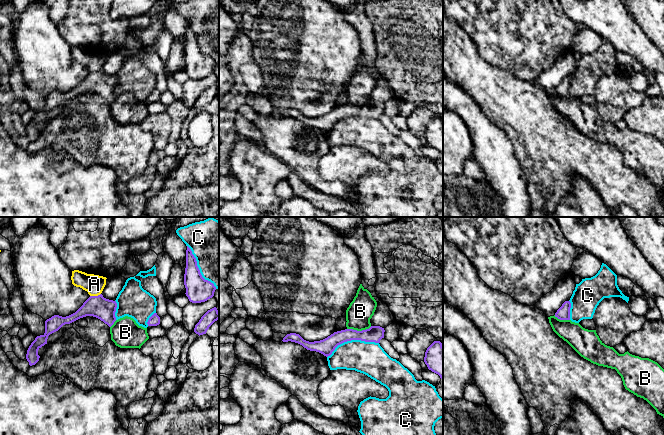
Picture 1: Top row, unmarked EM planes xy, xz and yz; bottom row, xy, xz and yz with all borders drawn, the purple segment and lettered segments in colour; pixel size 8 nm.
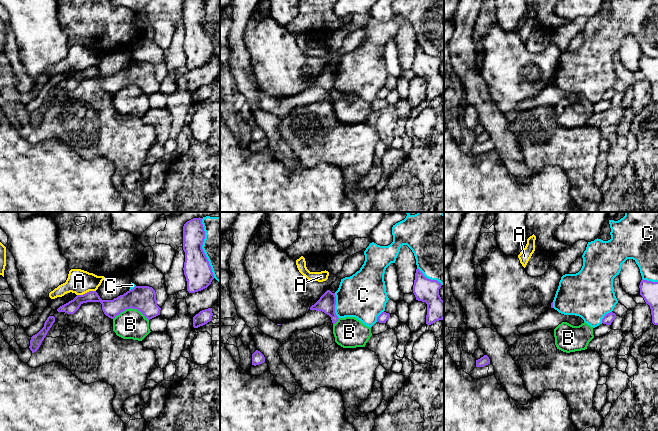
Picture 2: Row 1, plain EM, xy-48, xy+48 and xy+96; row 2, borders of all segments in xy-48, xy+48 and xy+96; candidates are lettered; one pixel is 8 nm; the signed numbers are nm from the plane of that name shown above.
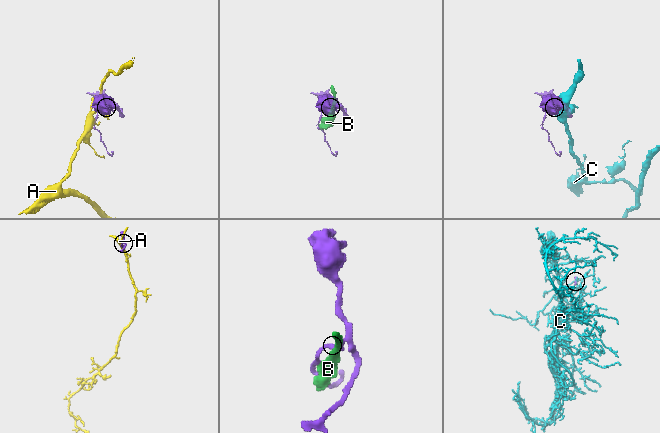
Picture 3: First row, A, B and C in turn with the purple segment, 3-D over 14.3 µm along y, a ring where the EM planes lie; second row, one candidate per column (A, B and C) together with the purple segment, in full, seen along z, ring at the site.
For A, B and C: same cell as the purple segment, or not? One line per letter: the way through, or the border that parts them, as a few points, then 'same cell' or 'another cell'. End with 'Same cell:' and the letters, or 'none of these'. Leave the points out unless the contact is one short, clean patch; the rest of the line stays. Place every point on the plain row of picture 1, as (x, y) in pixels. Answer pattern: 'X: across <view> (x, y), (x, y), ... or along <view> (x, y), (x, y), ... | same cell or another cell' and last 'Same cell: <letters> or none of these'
A: along xy (100, 69), (90, 72) | another cell
B: another cell
C: another cell
Same cell: none of these

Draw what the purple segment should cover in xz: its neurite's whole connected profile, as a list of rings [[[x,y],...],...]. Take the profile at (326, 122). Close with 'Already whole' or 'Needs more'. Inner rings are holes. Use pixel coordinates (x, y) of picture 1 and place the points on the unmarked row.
[[[371,102],[369,105],[357,107],[353,105],[345,105],[334,108],[327,114],[309,118],[304,116],[299,110],[290,109],[283,114],[283,118],[295,118],[302,121],[304,124],[310,127],[316,127],[324,132],[328,133],[332,130],[335,124],[347,117],[361,116],[365,118],[380,119],[380,116],[384,114],[384,104],[380,102]]]. Already whole

